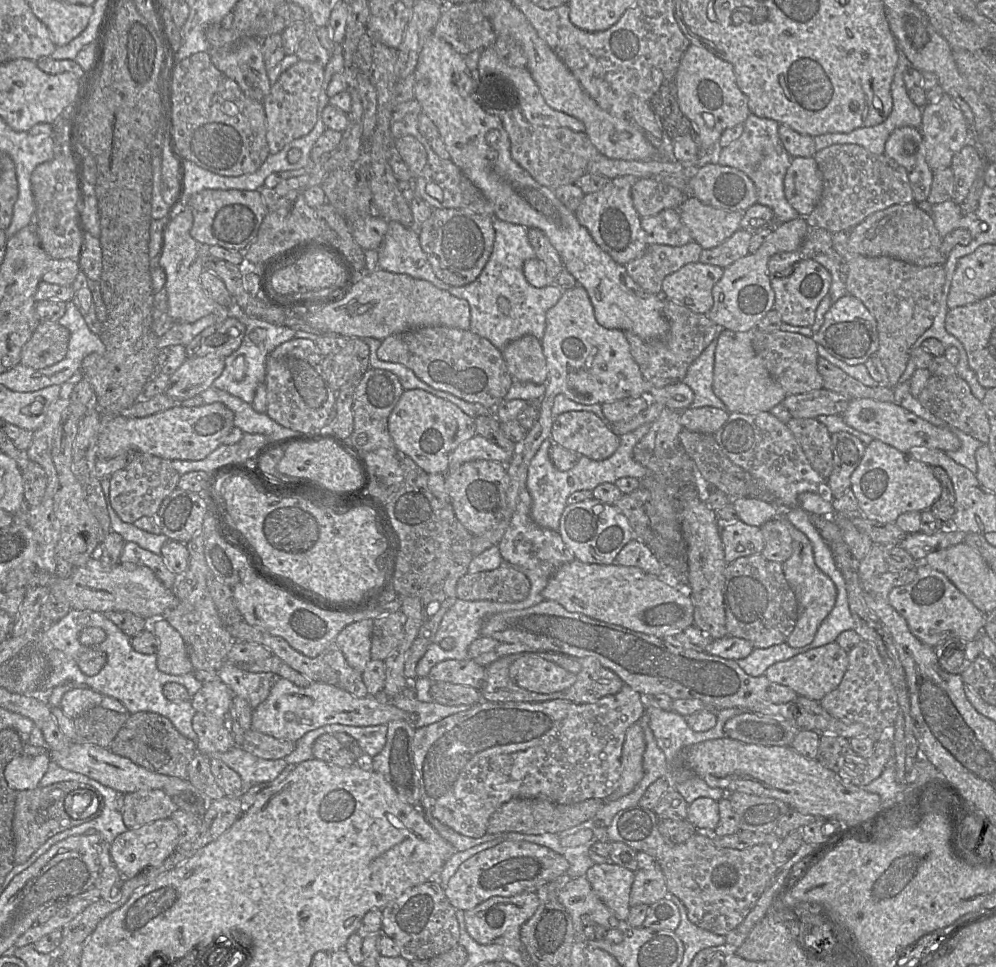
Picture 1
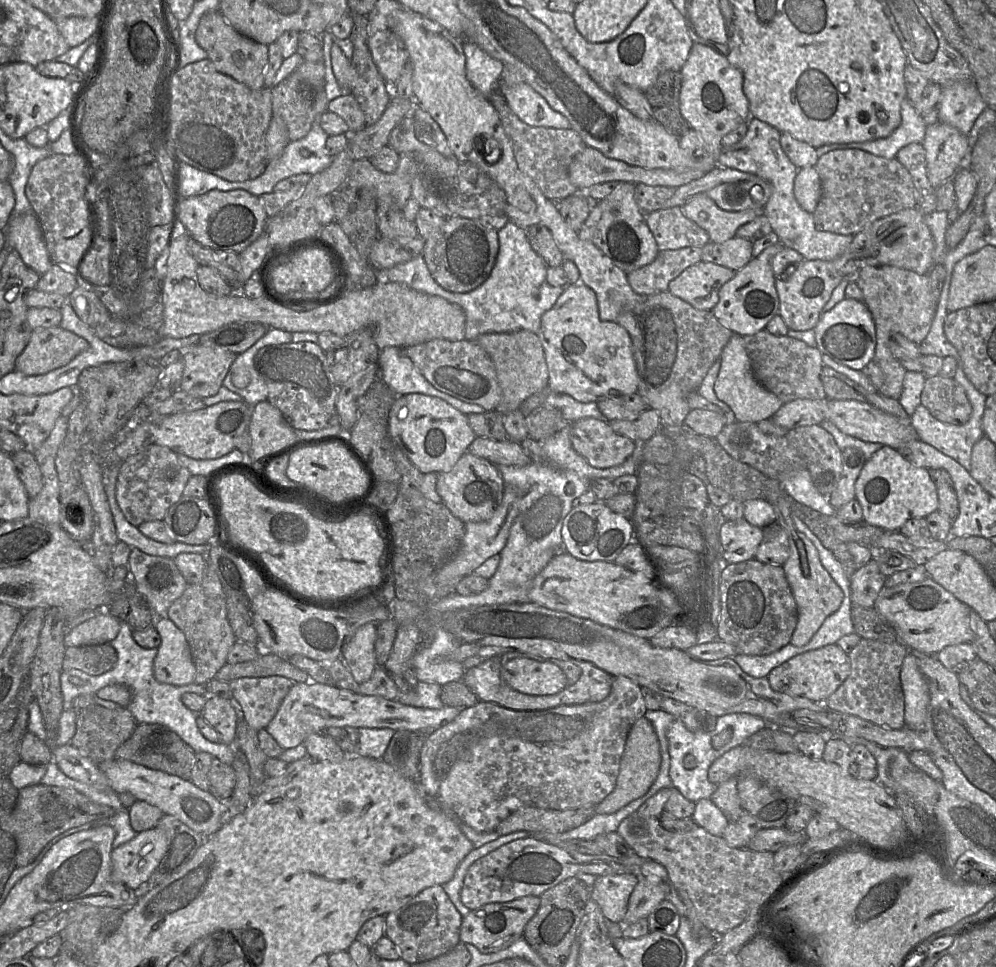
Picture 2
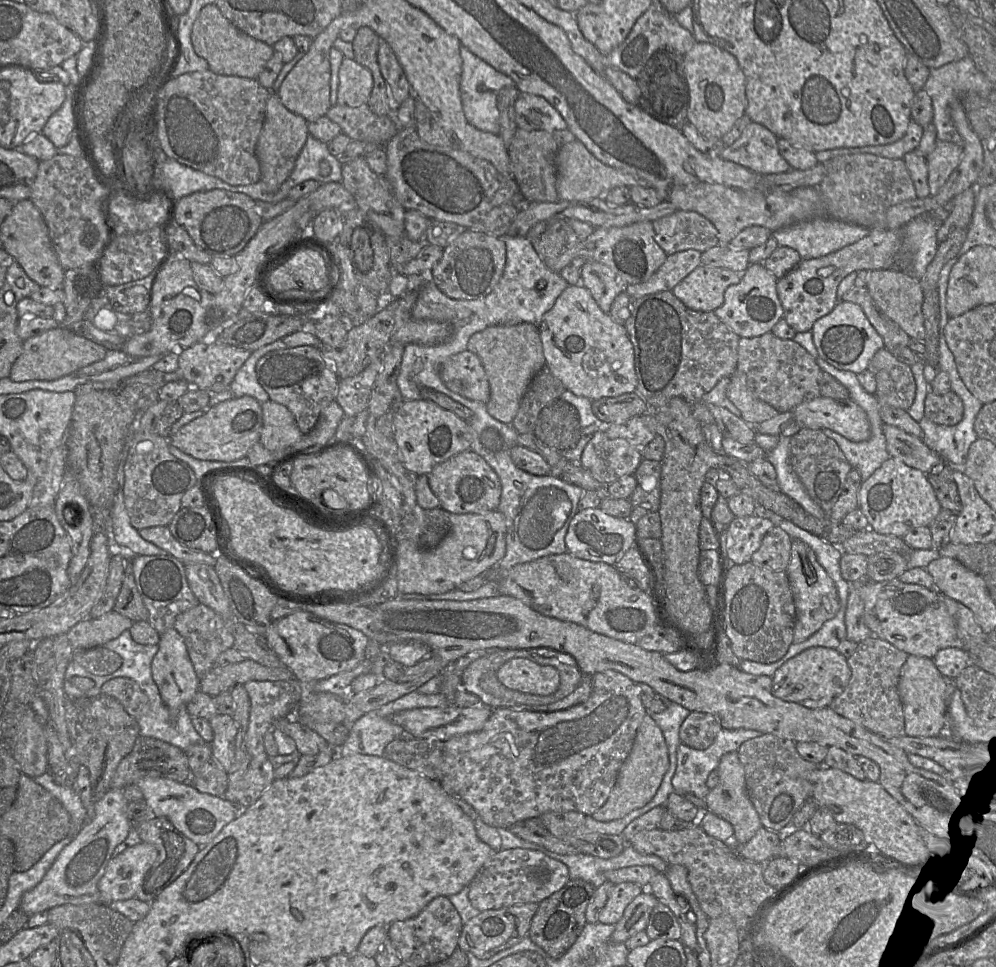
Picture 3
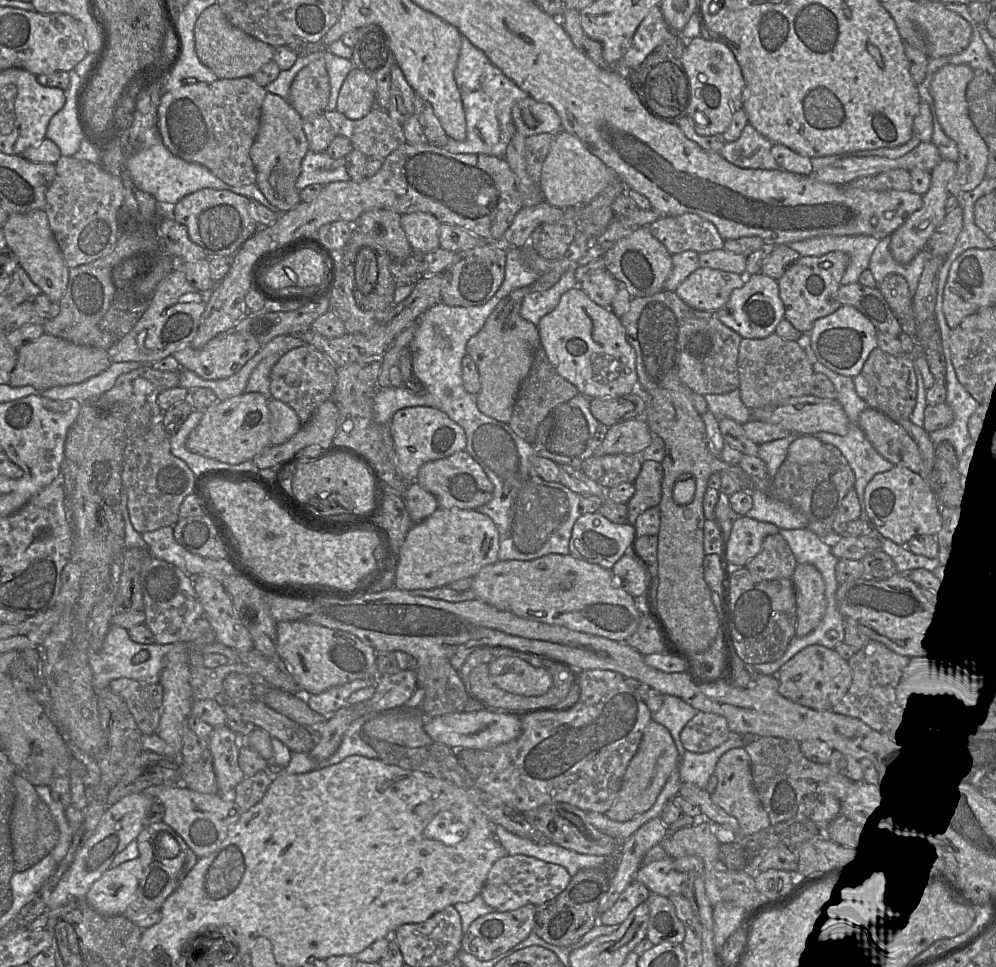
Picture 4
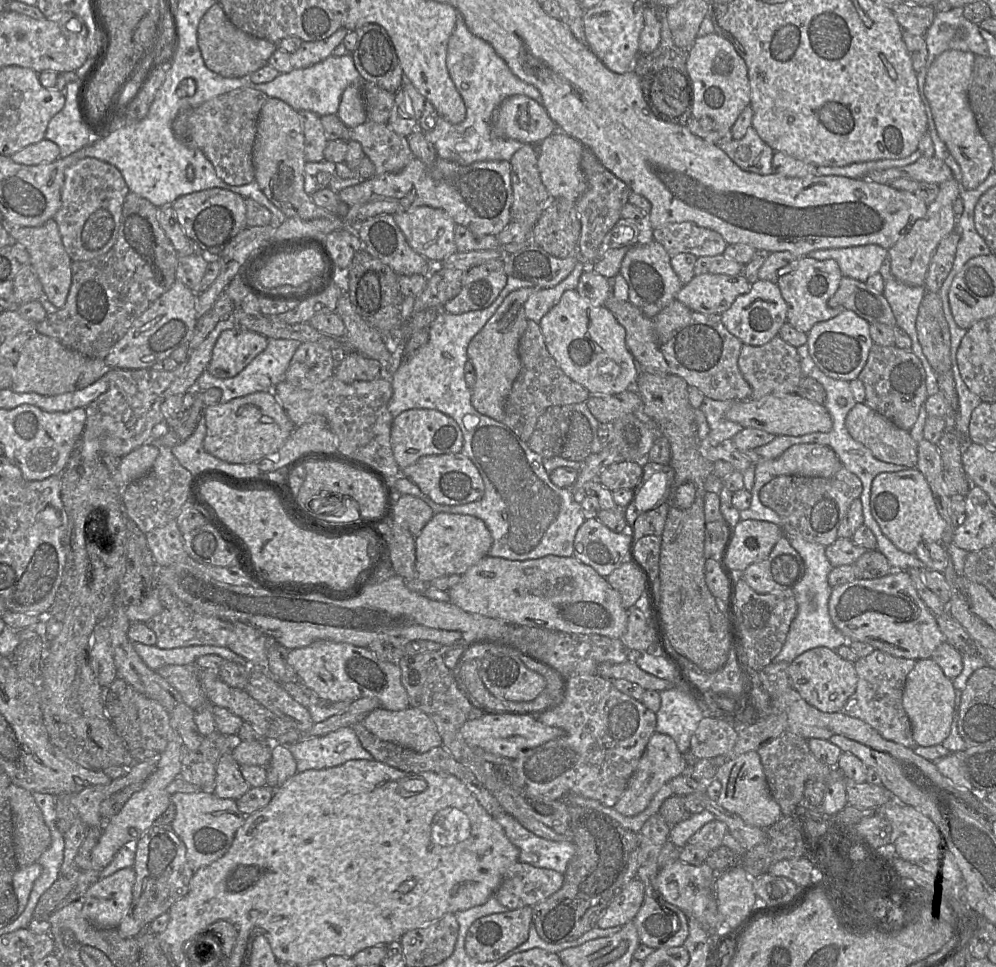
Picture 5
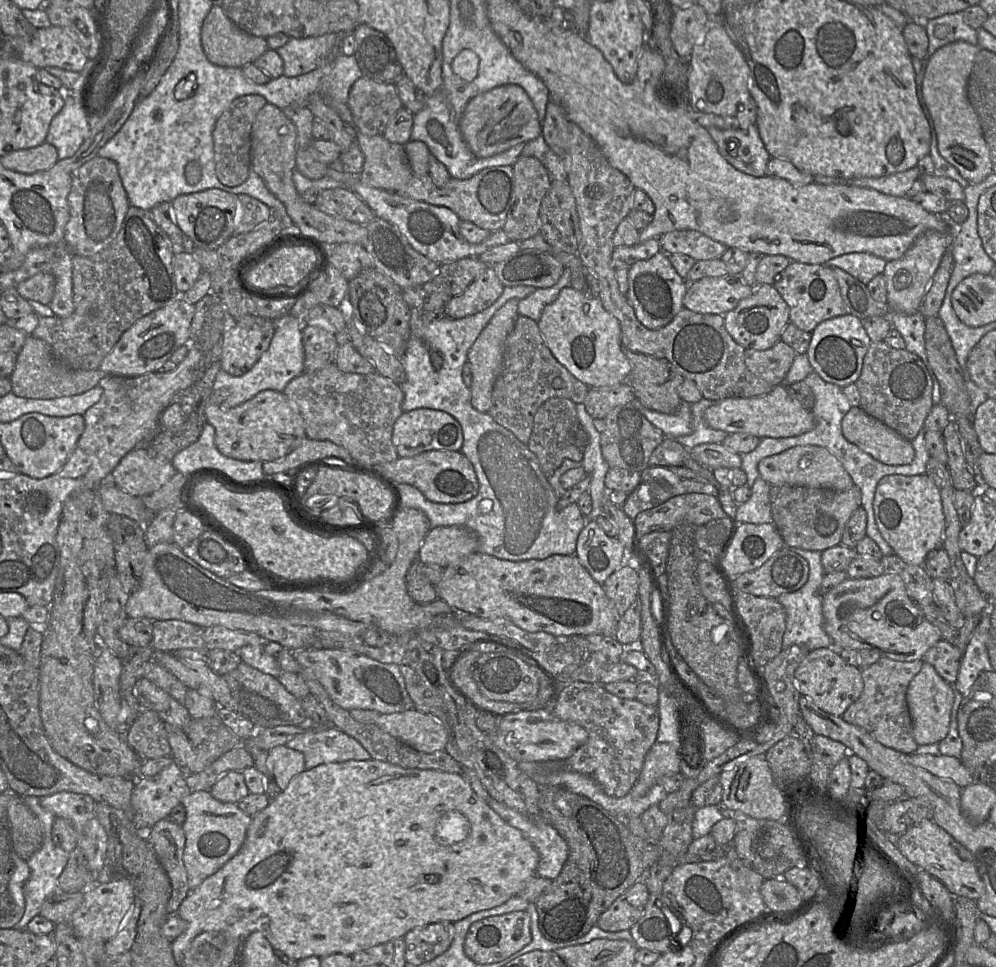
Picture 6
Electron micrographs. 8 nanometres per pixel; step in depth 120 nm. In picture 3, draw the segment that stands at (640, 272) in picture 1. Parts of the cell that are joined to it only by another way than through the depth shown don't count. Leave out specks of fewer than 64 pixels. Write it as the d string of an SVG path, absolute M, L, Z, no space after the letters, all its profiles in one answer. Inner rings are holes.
M695 249L667 255L665 262L646 282L627 285L625 292L632 299L639 299L657 292L671 291L701 264L701 252Z

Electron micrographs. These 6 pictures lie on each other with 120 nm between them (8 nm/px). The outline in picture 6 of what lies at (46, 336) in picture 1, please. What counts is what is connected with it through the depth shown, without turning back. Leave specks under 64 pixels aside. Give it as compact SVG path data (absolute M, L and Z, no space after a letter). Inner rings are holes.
M28 335L10 376L11 393L28 399L54 399L82 394L99 385L107 374L100 370L75 370L60 362L43 340Z

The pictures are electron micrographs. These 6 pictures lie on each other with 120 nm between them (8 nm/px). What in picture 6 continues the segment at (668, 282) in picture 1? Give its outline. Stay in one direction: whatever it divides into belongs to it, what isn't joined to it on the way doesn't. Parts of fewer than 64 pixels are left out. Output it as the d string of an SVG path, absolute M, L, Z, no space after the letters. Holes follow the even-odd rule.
M739 275L705 277L688 284L683 306L703 314L724 315L753 293Z

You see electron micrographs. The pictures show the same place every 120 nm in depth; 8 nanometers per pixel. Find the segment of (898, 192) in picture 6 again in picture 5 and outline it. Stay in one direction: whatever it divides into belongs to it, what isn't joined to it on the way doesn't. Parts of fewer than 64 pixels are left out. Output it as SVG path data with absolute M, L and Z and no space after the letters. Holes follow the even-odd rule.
M918 148L911 155L900 159L881 159L868 162L852 163L846 166L817 166L816 176L844 176L863 179L870 171L884 170L891 167L901 167L915 162L921 156Z

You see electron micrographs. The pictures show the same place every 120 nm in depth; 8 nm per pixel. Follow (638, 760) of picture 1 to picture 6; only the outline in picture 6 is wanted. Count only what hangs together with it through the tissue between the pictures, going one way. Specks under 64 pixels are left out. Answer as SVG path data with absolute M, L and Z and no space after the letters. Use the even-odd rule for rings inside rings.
M655 742L645 757L641 774L630 794L643 797L662 777L677 773L680 773L677 750L670 743Z

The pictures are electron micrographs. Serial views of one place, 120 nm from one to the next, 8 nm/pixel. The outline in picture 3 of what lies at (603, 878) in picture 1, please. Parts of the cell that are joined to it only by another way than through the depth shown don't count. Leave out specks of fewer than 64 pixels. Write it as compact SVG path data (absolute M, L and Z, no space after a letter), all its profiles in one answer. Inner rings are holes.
M623 882L613 886L606 905L599 914L599 922L617 924L623 917L626 907L647 887L636 883Z

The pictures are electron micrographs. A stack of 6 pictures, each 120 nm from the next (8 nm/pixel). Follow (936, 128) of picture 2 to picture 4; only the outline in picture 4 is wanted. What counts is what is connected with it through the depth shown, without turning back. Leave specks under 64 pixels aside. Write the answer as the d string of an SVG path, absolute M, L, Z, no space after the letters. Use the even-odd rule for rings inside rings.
M941 159L930 171L930 187L922 196L921 208L911 214L906 221L890 235L889 249L892 257L901 264L907 264L923 249L930 237L943 222L947 213L946 200L950 195L947 189L948 182L957 170L957 162Z

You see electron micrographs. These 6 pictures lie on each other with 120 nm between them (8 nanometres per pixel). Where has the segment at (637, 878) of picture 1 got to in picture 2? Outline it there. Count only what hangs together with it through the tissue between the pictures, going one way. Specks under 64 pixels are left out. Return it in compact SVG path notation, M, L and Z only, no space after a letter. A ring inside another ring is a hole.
M639 879L631 893L622 924L633 924L642 918L647 918L663 900L665 900L665 895L658 883Z

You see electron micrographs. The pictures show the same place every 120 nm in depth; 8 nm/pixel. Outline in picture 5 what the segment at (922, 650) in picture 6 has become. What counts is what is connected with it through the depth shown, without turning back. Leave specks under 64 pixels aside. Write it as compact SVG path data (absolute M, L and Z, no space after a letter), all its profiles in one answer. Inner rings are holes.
M893 570L882 578L855 579L833 588L828 611L848 642L864 642L894 657L928 659L945 642L936 616L921 600L909 573L904 570Z

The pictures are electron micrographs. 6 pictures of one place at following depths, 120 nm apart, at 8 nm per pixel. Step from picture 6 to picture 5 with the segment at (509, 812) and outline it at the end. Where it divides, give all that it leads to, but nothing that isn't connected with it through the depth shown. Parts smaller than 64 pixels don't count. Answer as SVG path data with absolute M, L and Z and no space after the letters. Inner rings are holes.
M508 813L501 814L494 819L504 829L510 842L519 849L519 862L551 869L564 875L568 863L576 852L573 842L558 842L539 837L523 827Z

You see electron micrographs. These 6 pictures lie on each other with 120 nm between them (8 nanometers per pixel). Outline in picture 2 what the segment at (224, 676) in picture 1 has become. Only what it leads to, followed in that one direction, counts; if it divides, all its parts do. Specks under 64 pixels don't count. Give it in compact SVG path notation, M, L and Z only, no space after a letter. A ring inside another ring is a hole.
M283 676L245 677L229 682L241 721L257 732L265 729L294 683Z

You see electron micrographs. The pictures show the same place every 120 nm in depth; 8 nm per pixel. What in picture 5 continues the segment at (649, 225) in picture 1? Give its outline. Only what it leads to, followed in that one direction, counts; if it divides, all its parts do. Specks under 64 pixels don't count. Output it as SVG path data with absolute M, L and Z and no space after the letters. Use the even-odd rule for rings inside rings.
M685 221L670 223L652 230L652 237L672 257L679 253L691 253L697 258L723 254L727 243L714 230Z

